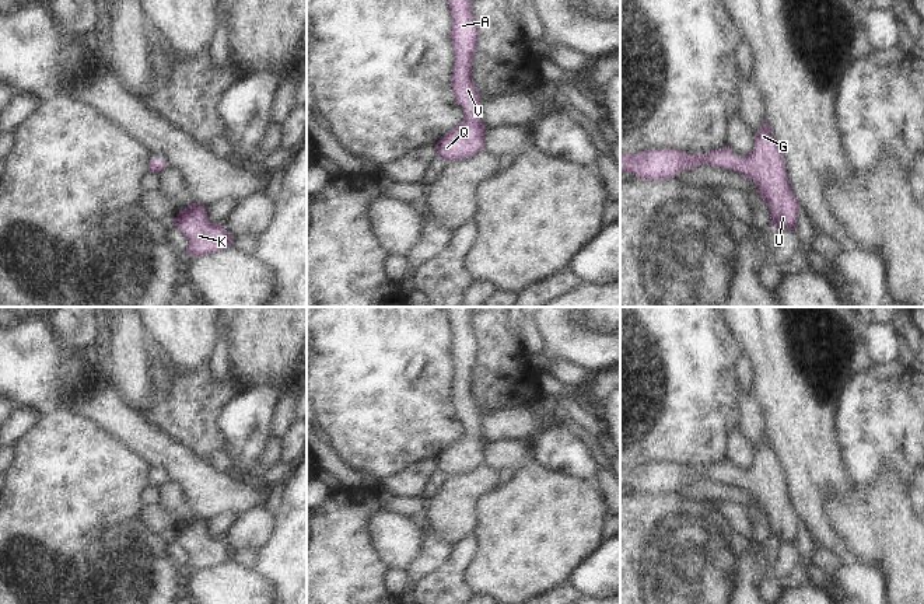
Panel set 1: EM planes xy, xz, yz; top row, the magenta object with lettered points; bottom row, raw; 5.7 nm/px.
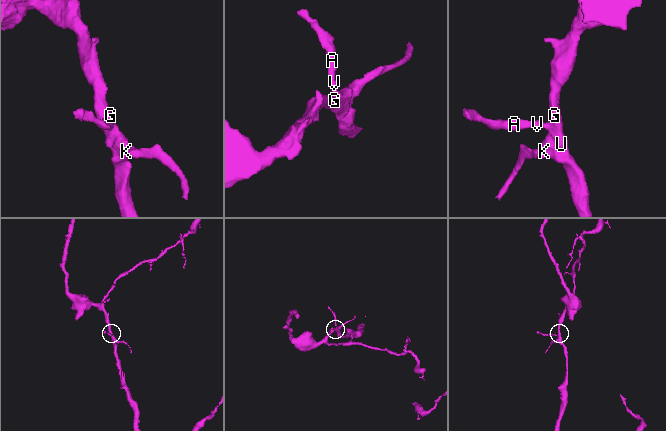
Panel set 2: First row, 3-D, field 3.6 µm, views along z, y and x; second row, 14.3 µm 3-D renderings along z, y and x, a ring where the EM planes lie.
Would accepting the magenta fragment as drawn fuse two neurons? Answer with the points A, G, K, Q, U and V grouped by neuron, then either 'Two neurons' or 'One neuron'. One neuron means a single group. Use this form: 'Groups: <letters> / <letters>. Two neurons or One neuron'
Groups: A G K Q U V. One neuron.

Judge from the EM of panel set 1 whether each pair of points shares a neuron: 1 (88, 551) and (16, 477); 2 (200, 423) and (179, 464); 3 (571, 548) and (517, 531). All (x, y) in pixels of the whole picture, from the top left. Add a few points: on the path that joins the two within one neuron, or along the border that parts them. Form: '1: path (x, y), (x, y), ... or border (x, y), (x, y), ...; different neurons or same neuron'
1: path (70, 533), (34, 495); same neuron
2: border (160, 430), (209, 461); different neurons
3: path (557, 534), (555, 531), (531, 531); same neuron

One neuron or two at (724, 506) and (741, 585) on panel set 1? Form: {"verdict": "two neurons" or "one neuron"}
{"verdict": "two neurons"}

